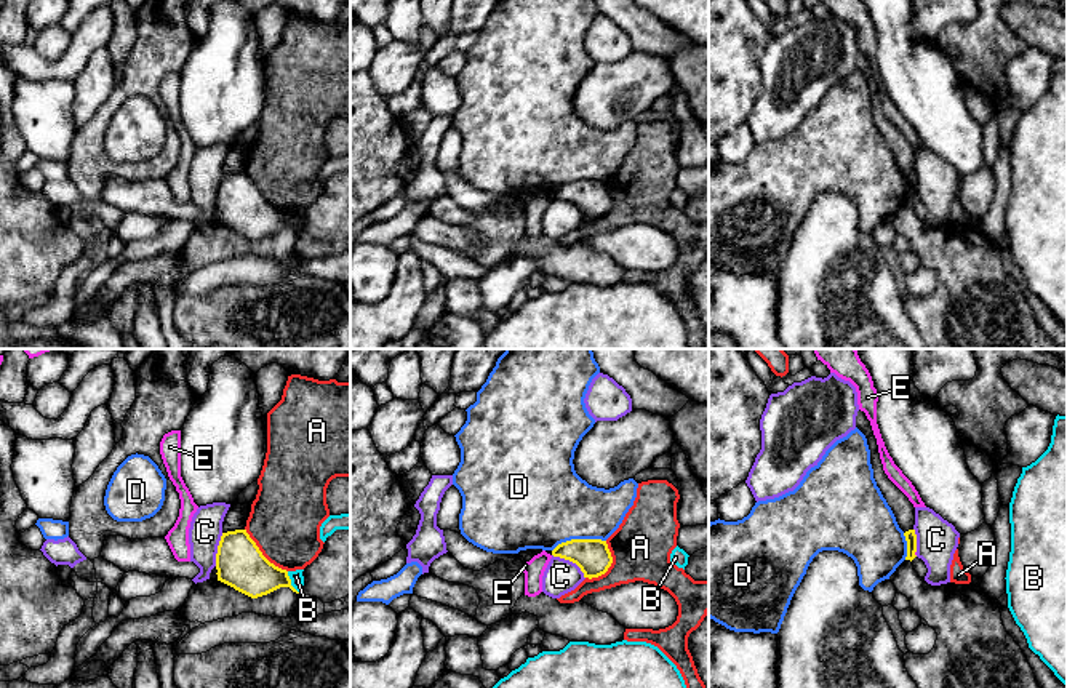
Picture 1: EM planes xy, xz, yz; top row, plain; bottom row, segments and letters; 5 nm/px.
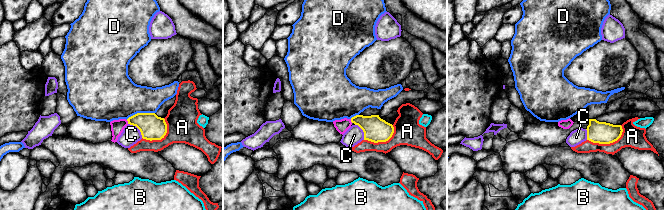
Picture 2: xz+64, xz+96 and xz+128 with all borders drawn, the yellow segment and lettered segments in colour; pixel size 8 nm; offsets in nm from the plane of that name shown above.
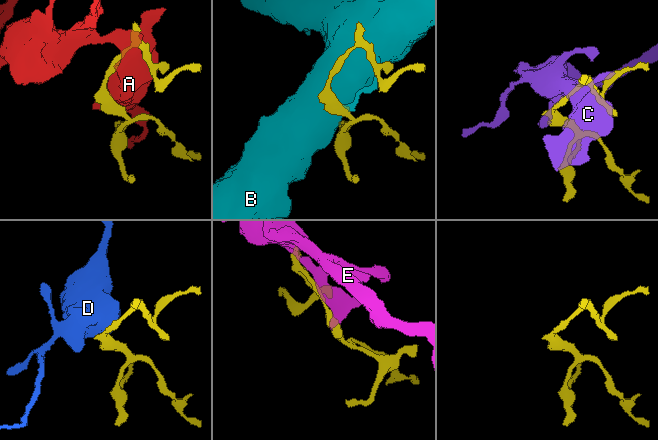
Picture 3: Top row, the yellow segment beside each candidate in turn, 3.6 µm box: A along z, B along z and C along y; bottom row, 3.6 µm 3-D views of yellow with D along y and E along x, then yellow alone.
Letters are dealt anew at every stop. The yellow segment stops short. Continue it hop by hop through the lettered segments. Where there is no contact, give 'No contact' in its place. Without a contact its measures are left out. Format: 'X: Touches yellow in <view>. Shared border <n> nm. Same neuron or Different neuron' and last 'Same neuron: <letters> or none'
A: Touches yellow in xz. Shared border 220 nm. Different neuron
B: Touches yellow in xy. Shared border 130 nm. Different neuron
C: Touches yellow in xz. Shared border 200 nm. Different neuron
D: Touches yellow in xz. Shared border 280 nm. Different neuron
E: Touches yellow in yz. Shared border 30 nm. Different neuron
Same neuron: none

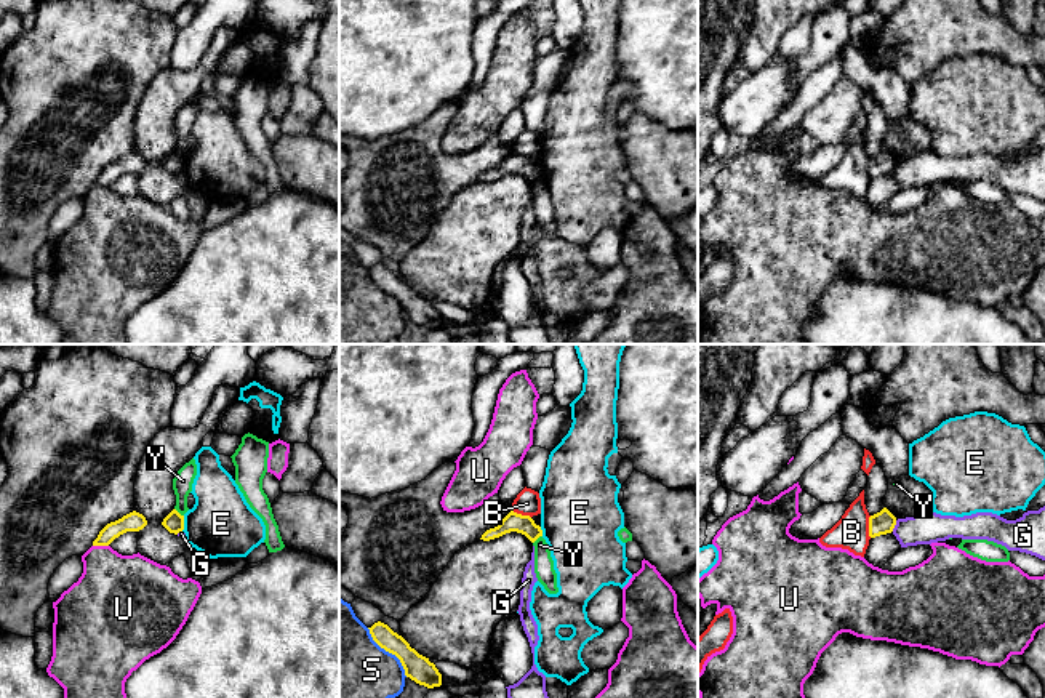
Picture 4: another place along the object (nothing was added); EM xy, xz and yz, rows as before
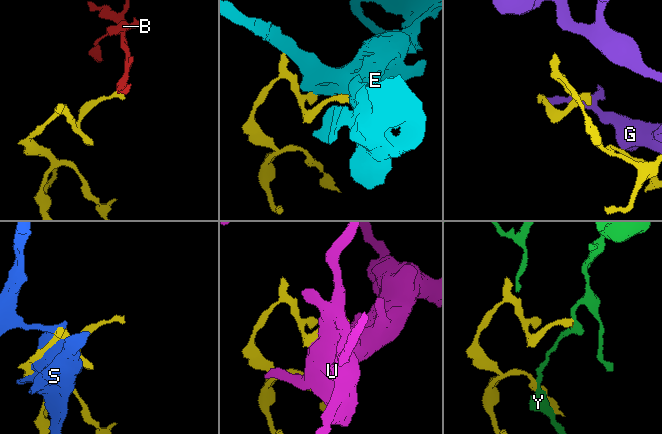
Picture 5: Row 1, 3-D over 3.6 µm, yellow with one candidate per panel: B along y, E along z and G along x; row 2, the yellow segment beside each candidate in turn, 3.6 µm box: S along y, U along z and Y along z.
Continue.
B: Touches yellow in yz. Shared border 110 nm. Different neuron
E: Touches yellow in xy. Shared border 80 nm. Different neuron
G: Touches yellow in yz. Shared border 60 nm. Different neuron
S: Touches yellow in xz. Shared border 320 nm. Different neuron
U: Touches yellow in xy. Shared border 80 nm. Different neuron
Y: Touches yellow in xy. Shared border 60 nm. Different neuron
Same neuron: none

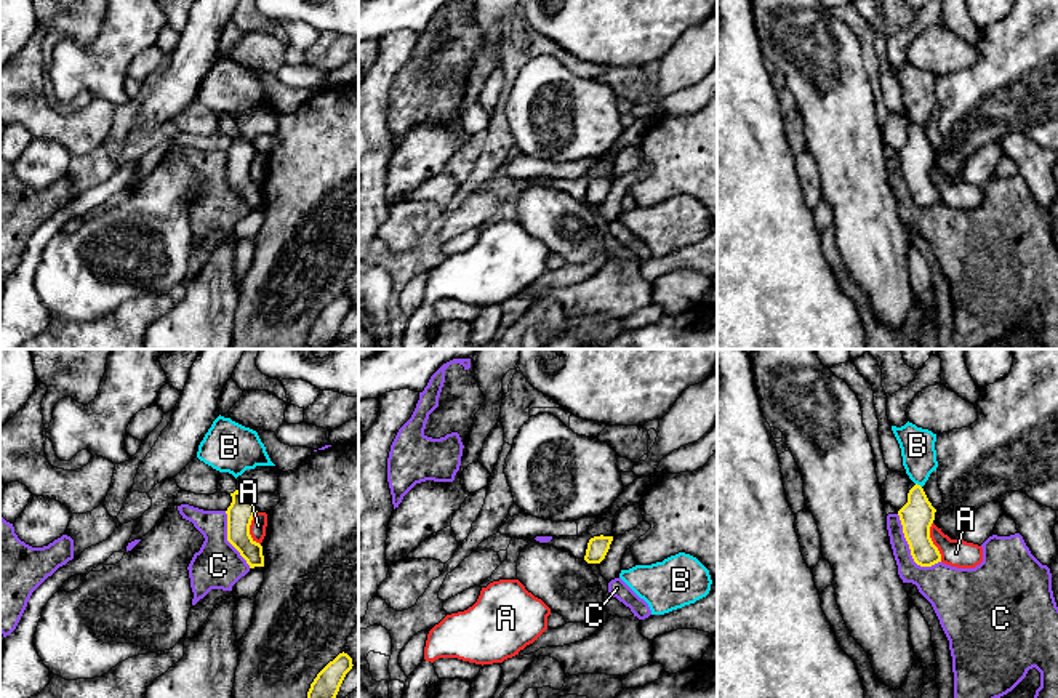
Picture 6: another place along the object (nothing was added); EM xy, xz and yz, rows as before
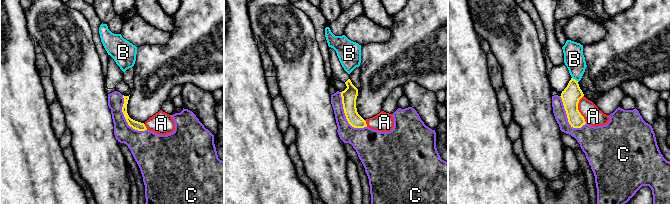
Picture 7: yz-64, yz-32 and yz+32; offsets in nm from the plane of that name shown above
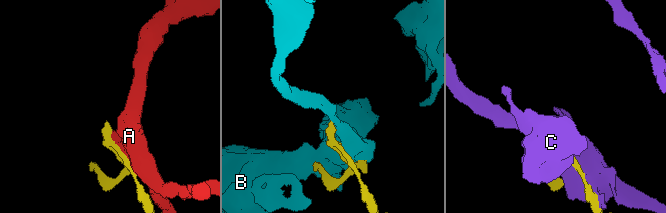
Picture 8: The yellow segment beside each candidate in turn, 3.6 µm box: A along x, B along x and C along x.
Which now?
A: Touches yellow in yz. Shared border 200 nm. Different neuron
B: Touches yellow in yz. Shared border 40 nm. Different neuron
C: Touches yellow in yz. Shared border 340 nm. Different neuron
Same neuron: none

